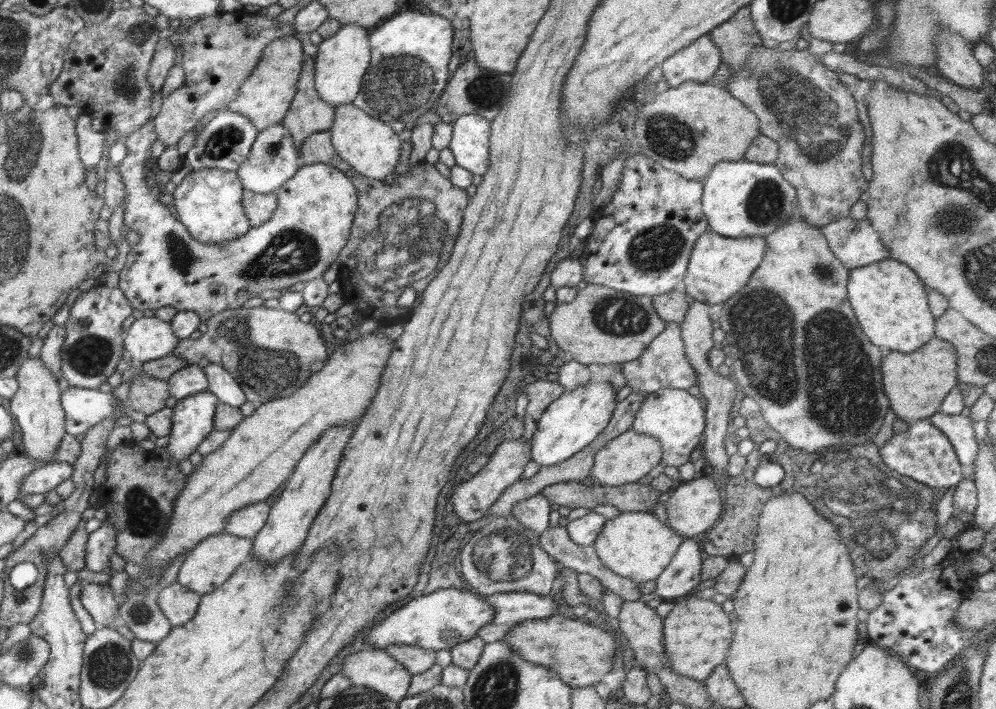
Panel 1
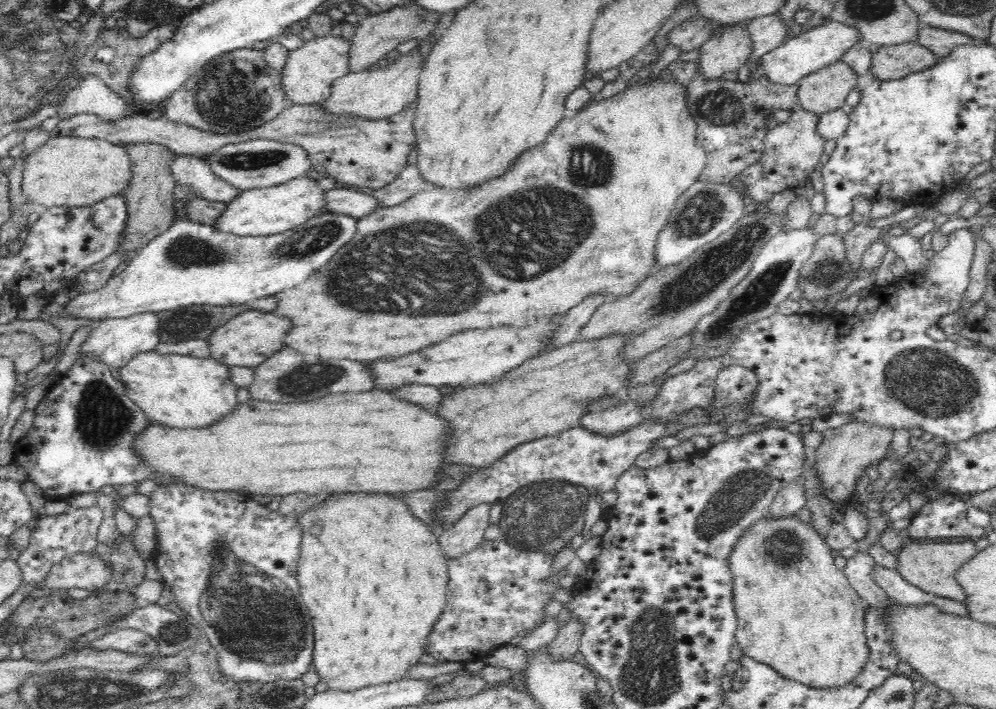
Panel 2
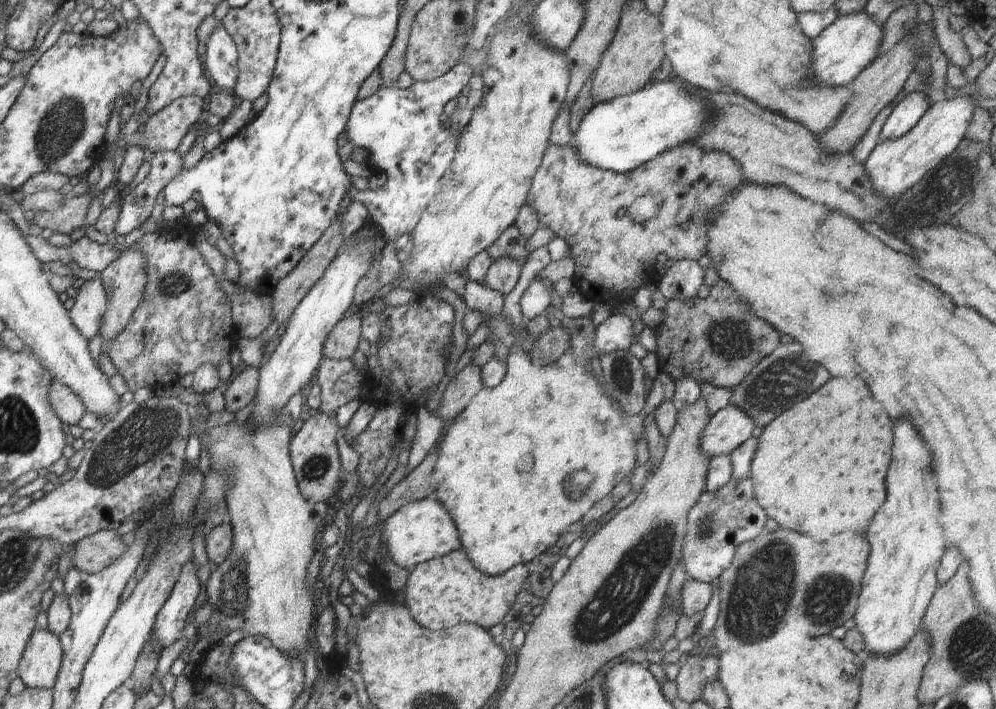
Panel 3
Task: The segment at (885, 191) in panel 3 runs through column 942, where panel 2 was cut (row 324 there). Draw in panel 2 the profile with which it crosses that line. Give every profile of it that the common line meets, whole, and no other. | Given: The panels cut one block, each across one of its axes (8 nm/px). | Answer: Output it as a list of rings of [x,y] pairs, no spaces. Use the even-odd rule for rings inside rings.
[[[144,313],[126,318],[104,319],[96,329],[92,329],[80,346],[79,356],[91,356],[94,360],[101,360],[108,366],[118,369],[126,366],[136,354],[155,350],[160,342],[160,319],[157,313]]]

